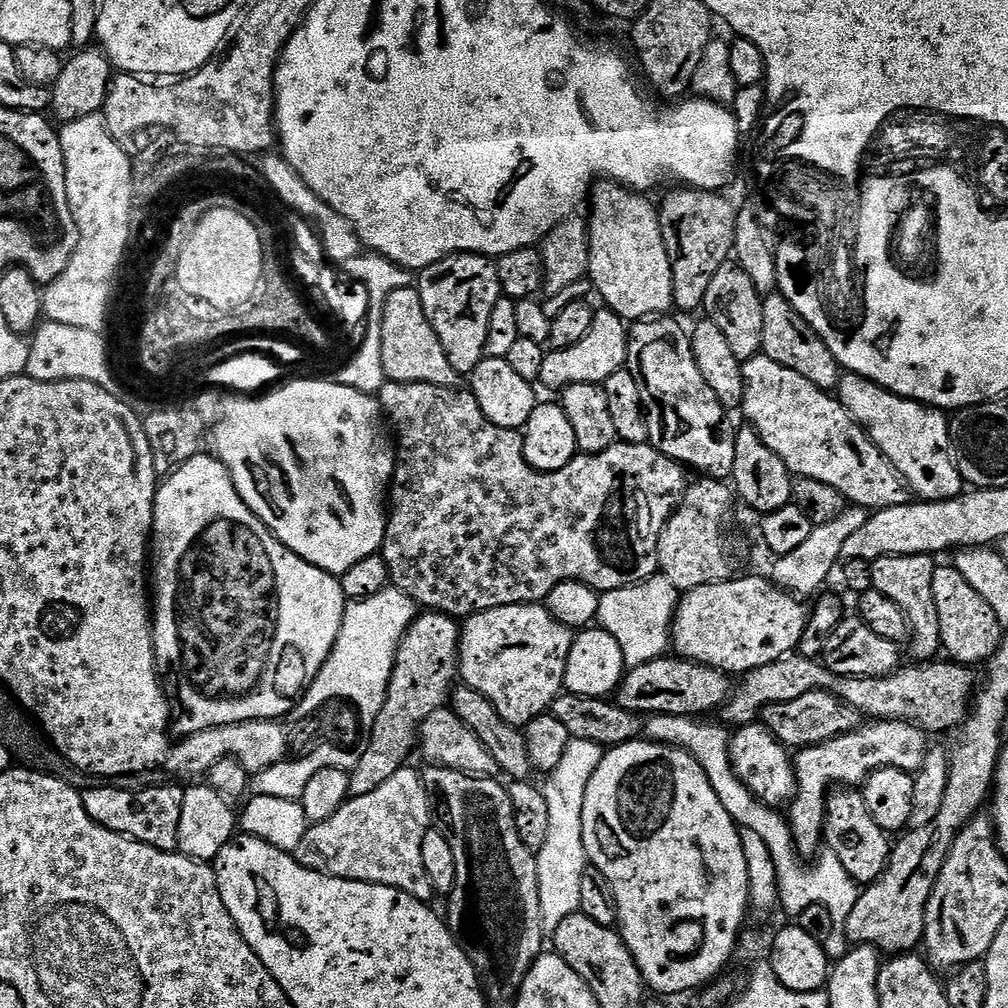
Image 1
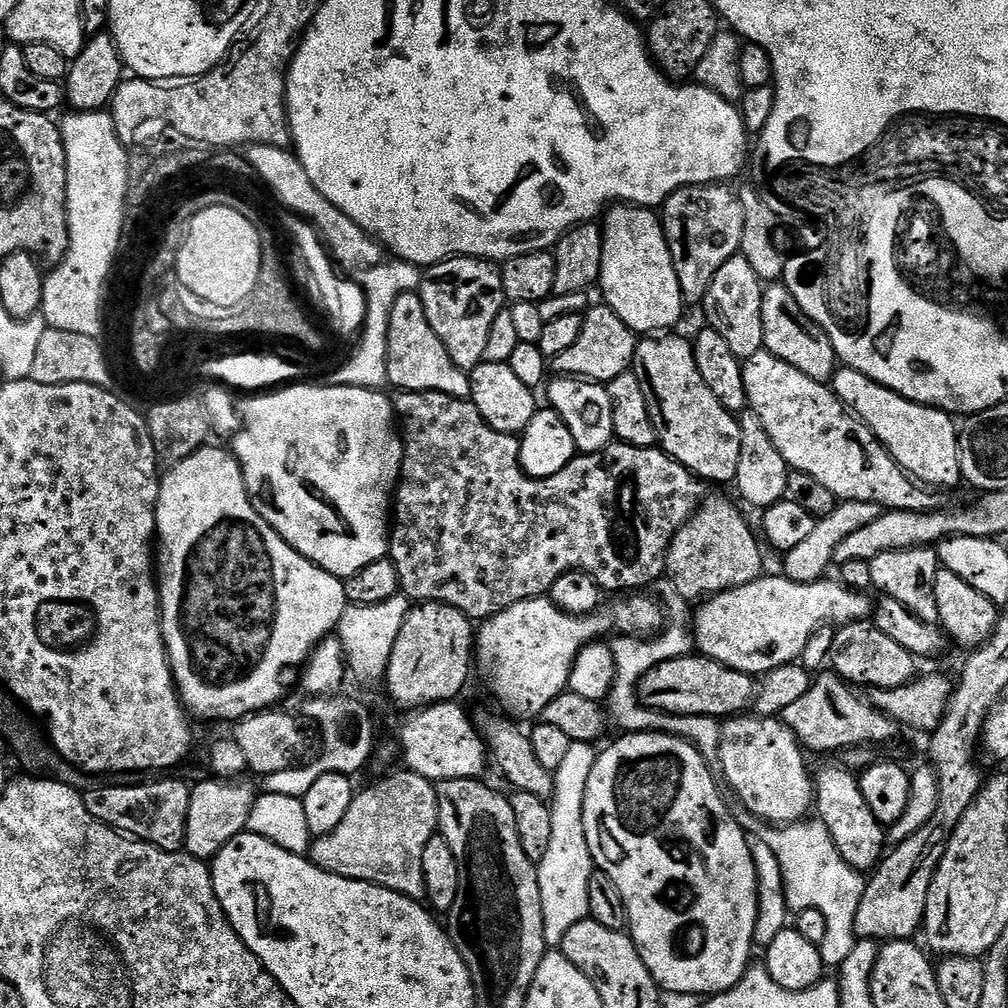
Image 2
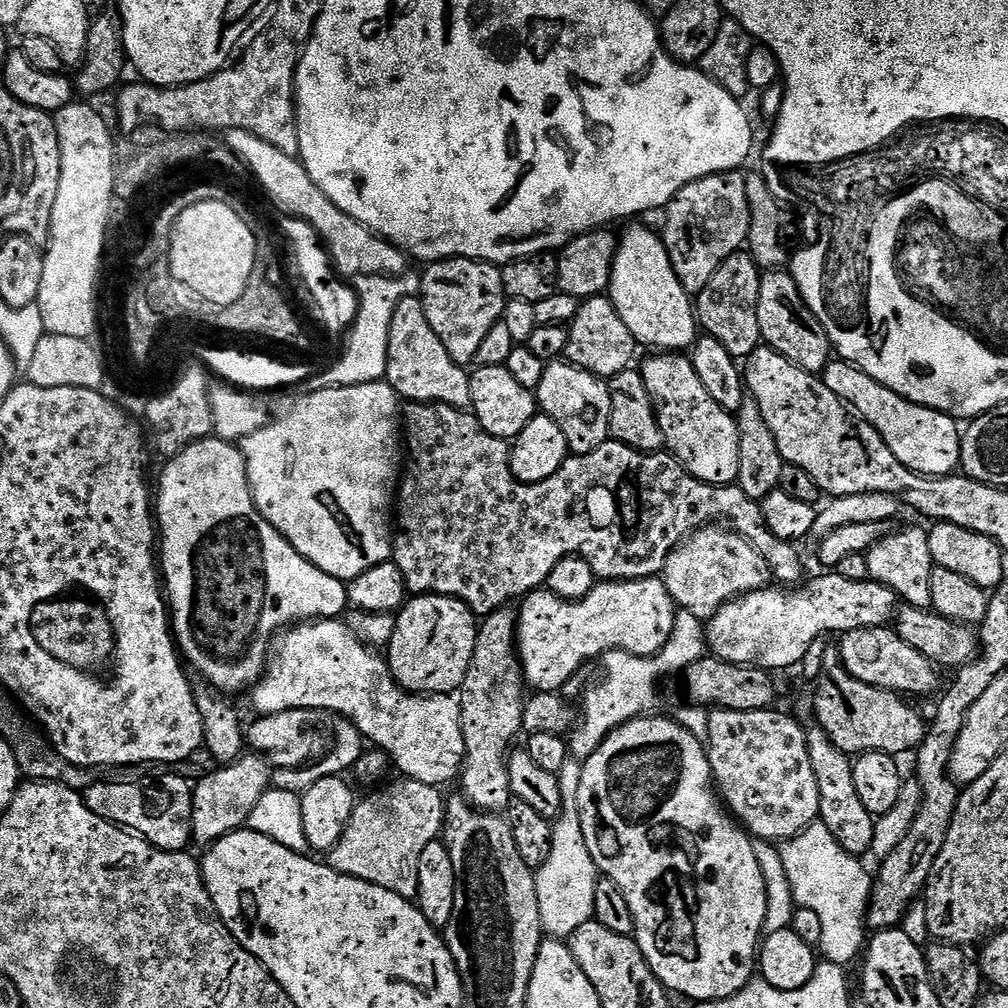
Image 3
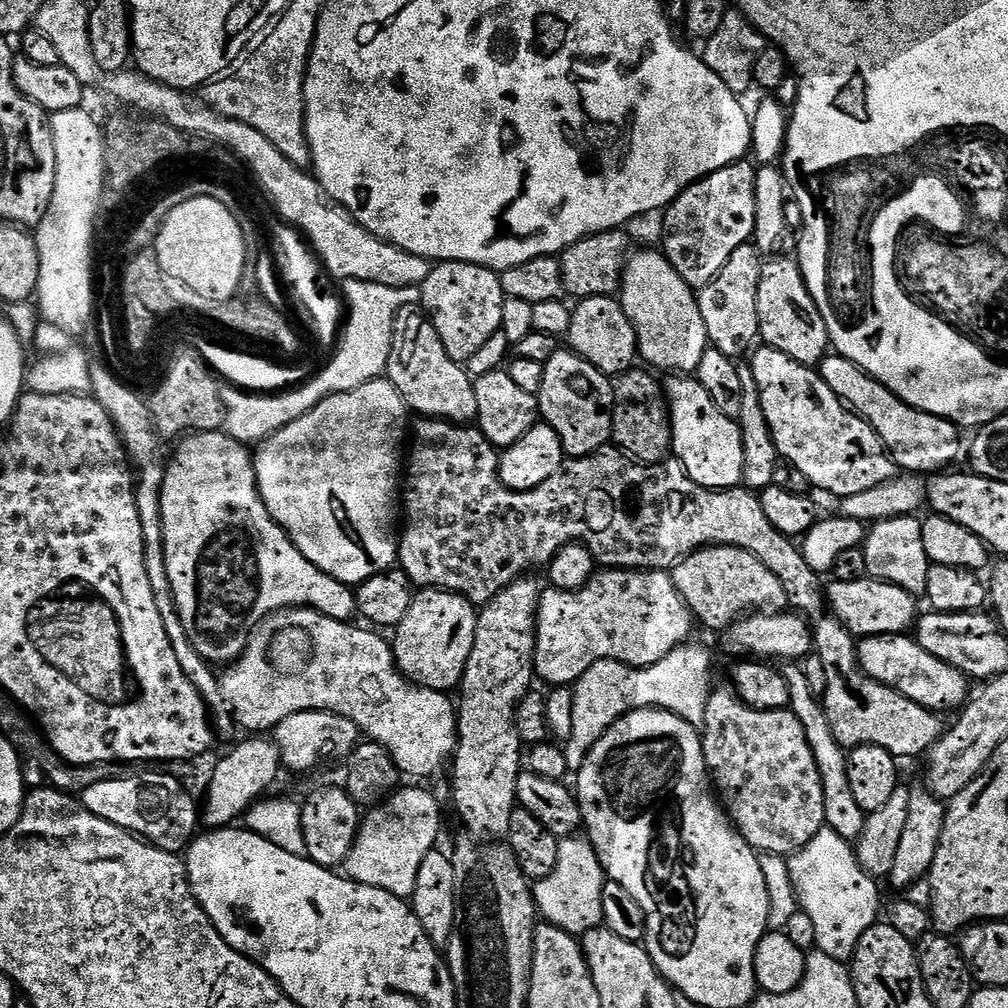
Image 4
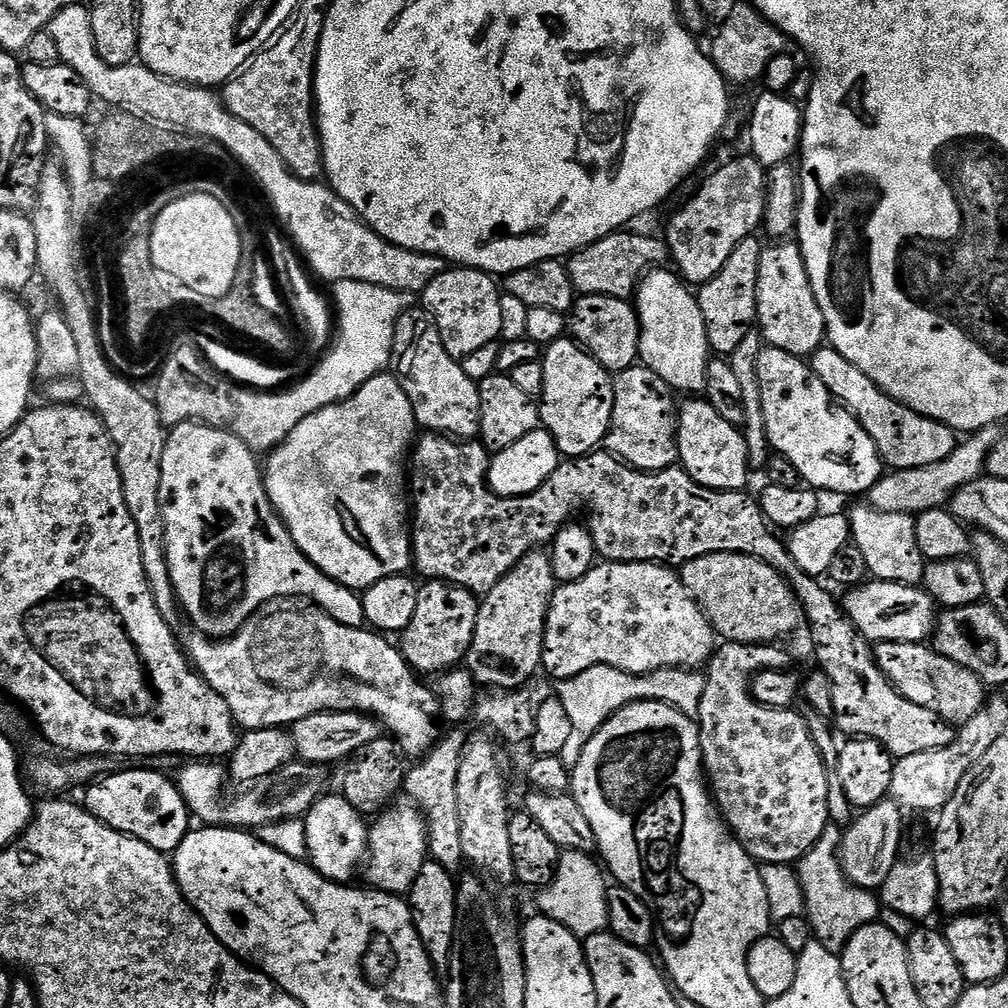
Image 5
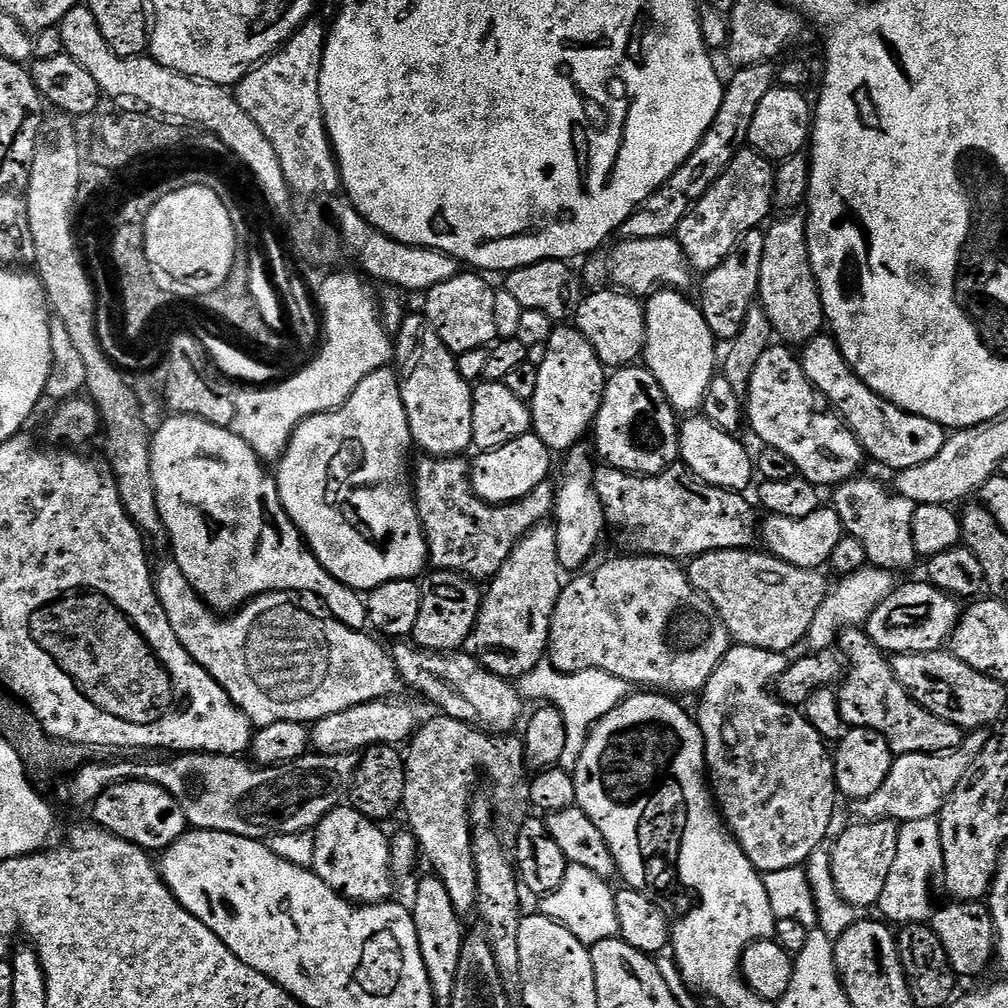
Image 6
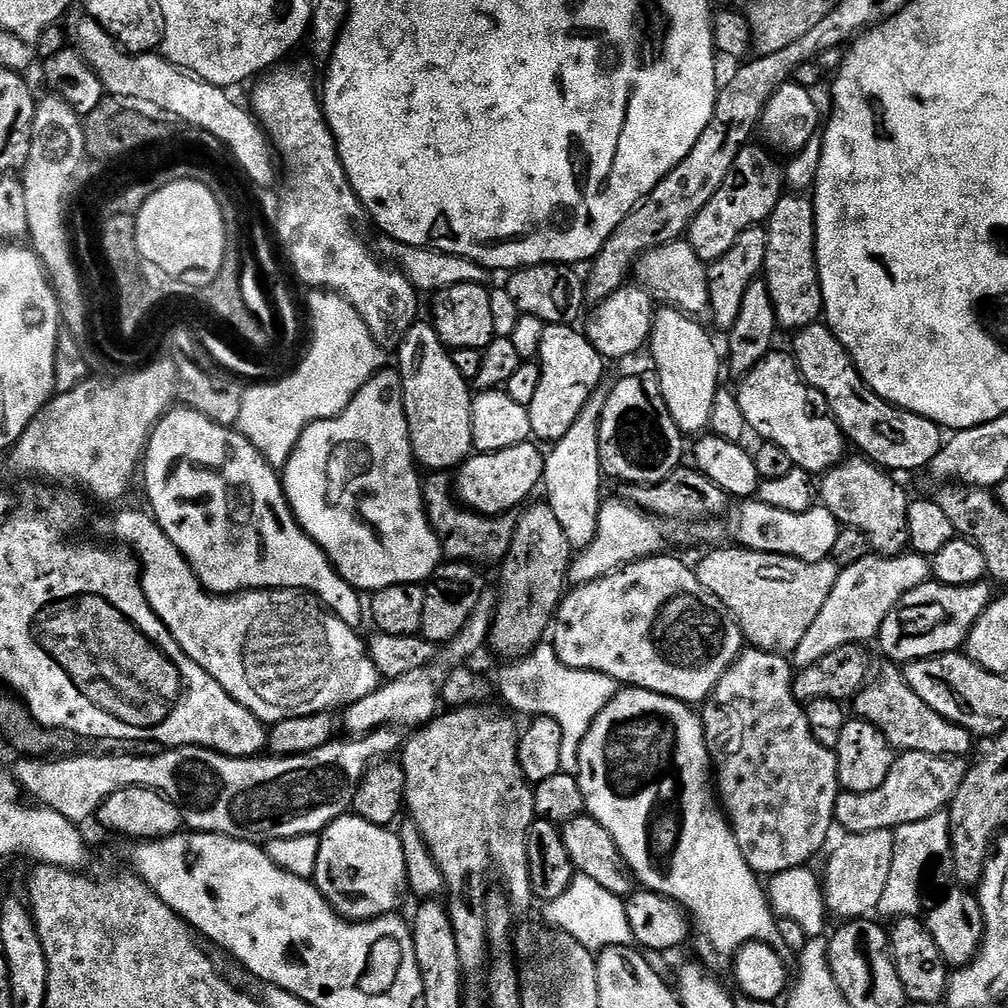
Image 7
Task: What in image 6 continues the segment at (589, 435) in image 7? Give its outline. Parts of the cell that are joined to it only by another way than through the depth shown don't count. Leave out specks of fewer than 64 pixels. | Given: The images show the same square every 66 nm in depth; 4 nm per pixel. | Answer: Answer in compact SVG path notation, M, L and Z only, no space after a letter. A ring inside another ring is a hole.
M580 447L569 448L563 457L564 477L560 480L560 488L558 484L555 489L554 527L558 538L558 562L568 574L579 573L585 567L583 564L595 554L606 529L604 507L594 487L594 463L587 450Z

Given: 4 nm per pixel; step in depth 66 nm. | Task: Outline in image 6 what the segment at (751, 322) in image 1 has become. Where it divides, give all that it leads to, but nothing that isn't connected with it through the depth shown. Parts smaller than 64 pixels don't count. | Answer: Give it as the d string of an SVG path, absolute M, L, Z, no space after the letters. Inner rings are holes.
M760 228L750 230L738 238L734 250L722 258L719 266L714 270L703 273L700 284L700 300L698 307L706 318L706 326L716 336L717 341L727 342L735 338L746 314L754 307L760 295L760 271L762 270L762 249L765 248L764 232Z

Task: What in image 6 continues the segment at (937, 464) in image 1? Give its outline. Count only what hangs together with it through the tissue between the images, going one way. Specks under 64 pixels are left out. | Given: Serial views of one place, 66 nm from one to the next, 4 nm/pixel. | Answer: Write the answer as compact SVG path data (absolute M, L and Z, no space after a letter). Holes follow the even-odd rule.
M831 335L815 336L810 343L803 345L798 359L802 370L806 370L806 378L810 378L812 385L824 395L871 459L873 456L878 463L899 470L930 462L930 458L942 450L946 439L944 427L938 422L930 422L930 418L910 414L870 390L870 386L866 386L846 362Z

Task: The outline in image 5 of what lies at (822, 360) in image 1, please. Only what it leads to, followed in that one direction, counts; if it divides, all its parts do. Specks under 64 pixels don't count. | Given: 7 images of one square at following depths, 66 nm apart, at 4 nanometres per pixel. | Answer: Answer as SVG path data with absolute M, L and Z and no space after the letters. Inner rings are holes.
M772 242L772 245L769 243L765 247L762 262L758 266L756 323L763 343L769 348L786 350L786 354L811 358L819 348L825 347L822 306L818 306L818 298L814 298L810 274L806 270L799 243Z

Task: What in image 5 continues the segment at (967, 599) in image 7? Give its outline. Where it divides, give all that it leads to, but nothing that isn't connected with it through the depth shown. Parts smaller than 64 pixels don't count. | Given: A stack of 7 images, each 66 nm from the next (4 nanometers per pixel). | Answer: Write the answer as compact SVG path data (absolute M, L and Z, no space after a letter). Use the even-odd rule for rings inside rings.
M885 580L865 582L849 591L842 600L844 615L854 622L854 626L869 642L910 642L919 644L931 637L936 627L938 605L923 587L911 584L891 584Z

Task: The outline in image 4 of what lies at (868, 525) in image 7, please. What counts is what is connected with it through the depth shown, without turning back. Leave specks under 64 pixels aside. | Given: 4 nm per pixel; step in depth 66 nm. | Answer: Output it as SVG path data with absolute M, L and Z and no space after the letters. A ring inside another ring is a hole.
M919 515L875 521L867 529L862 547L866 554L866 570L871 579L898 586L917 598L924 596L930 561L926 546L922 546L922 520Z

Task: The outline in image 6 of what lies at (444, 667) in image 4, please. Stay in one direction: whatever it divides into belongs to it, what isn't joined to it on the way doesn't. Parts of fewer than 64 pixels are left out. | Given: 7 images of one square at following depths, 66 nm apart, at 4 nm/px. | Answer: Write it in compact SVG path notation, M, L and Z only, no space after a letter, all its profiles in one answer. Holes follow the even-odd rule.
M432 570L419 581L419 586L422 590L422 605L411 635L413 643L441 654L461 649L469 641L480 612L482 594L476 590L477 581L469 580L456 572Z

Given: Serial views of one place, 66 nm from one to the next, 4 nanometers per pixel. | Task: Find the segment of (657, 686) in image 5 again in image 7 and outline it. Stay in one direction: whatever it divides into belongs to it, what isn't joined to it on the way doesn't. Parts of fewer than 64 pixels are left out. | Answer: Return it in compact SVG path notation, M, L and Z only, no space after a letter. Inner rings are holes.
M541 642L533 652L523 656L521 660L513 660L503 665L500 672L500 696L516 712L521 712L527 718L545 716L552 718L562 728L562 762L560 771L575 774L578 770L580 744L586 738L594 718L616 697L618 685L614 678L601 672L587 672L566 666L552 649L551 643Z

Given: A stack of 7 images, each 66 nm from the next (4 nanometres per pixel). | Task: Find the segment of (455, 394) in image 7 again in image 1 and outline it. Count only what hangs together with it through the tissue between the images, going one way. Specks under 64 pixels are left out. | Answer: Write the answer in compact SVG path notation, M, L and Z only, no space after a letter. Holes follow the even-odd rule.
M419 287L399 288L386 298L382 314L382 366L388 380L422 382L447 388L461 383L461 373L450 366L442 342L438 342L438 334L434 334L434 326L430 326L426 318Z

